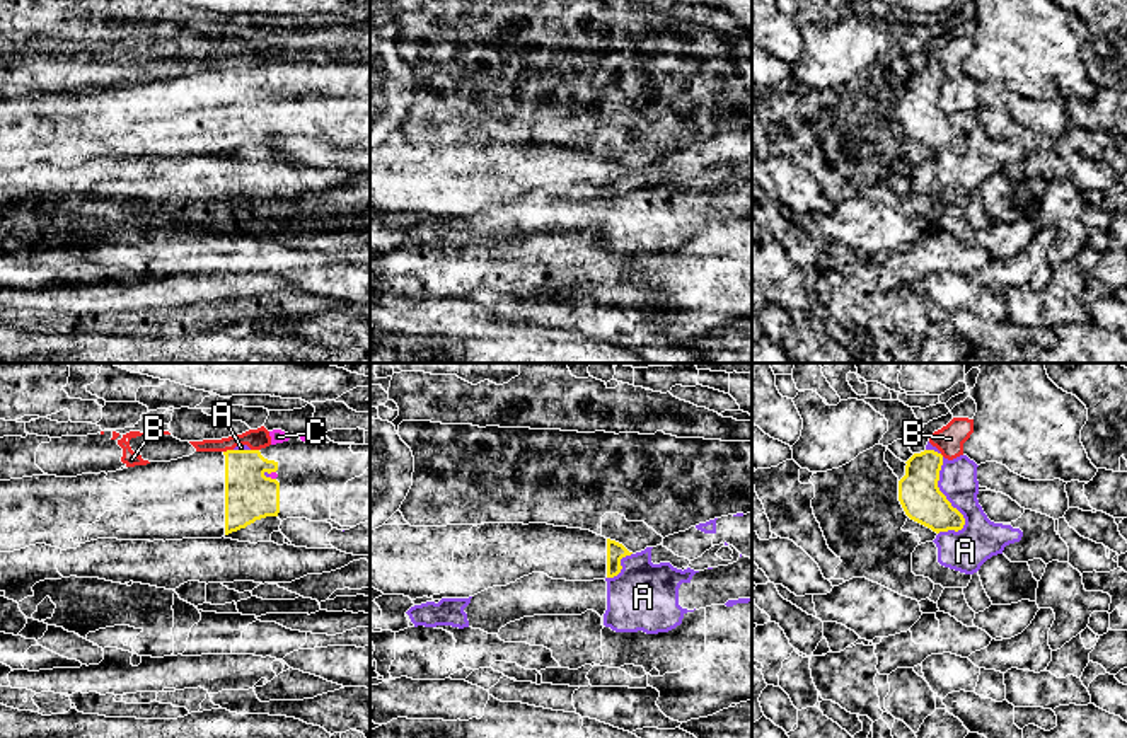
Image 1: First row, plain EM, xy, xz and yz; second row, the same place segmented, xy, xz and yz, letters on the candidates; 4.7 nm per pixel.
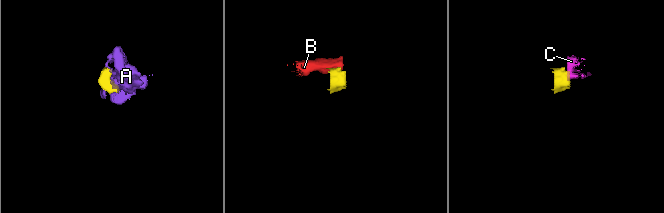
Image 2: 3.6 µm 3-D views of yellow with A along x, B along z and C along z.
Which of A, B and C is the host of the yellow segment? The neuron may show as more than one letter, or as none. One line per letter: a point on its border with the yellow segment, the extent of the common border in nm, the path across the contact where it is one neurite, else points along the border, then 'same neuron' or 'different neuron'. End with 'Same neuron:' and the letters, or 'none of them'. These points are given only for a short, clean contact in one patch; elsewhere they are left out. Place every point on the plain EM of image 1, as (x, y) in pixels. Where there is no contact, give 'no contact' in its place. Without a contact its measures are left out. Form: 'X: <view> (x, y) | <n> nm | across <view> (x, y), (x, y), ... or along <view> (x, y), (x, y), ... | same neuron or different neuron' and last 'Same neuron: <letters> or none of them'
A: yz (950, 123) | 360 nm | different neuron
B: xy (227, 69) | 50 nm | along xy (232, 67), (224, 70) | different neuron
C: xy (270, 91) | 50 nm | along xy (275, 89), (270, 92), (271, 98) | different neuron
Same neuron: none of them

